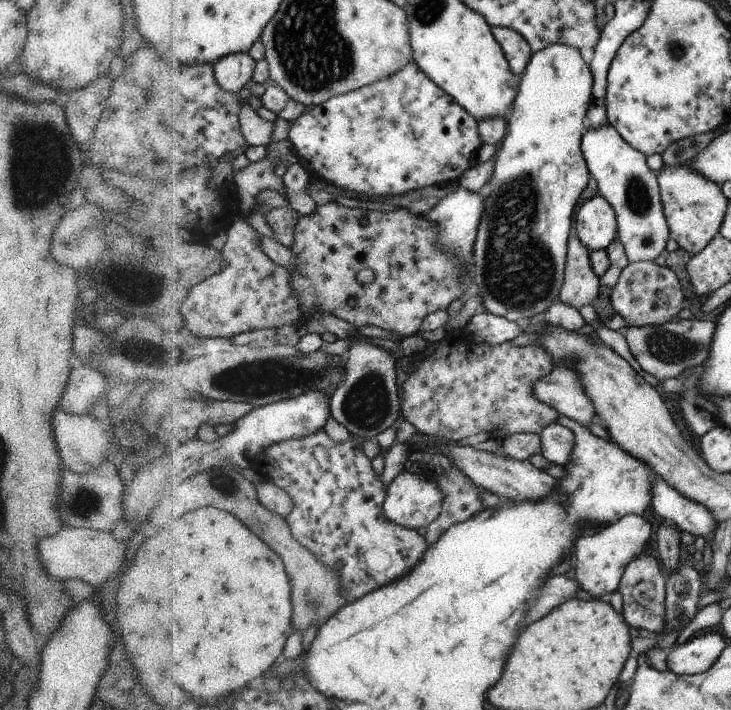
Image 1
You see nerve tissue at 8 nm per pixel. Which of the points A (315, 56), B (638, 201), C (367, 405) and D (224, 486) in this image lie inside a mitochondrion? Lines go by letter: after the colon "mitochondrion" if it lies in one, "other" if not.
A: mitochondrion
B: mitochondrion
C: mitochondrion
D: mitochondrion

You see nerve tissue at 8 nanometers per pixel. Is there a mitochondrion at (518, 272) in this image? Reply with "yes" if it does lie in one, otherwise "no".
yes

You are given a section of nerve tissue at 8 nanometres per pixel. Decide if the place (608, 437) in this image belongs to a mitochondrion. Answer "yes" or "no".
no

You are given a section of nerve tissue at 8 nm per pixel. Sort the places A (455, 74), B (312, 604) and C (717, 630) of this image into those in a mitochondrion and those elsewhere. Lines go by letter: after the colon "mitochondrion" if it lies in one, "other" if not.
A: other
B: mitochondrion
C: other

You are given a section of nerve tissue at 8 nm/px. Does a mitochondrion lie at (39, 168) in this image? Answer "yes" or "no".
yes

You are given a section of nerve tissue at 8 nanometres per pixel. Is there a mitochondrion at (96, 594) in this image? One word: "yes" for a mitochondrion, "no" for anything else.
no

